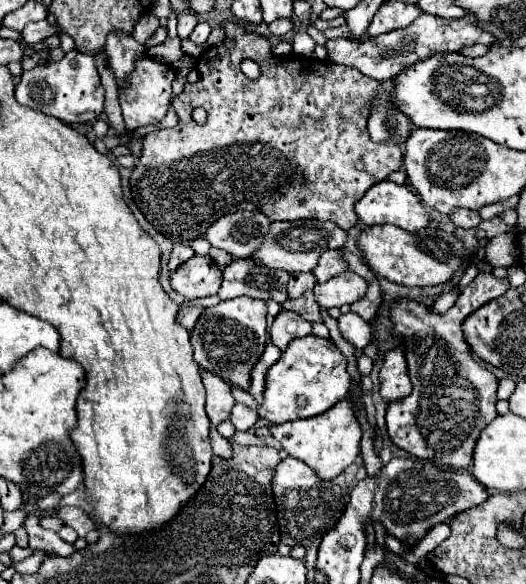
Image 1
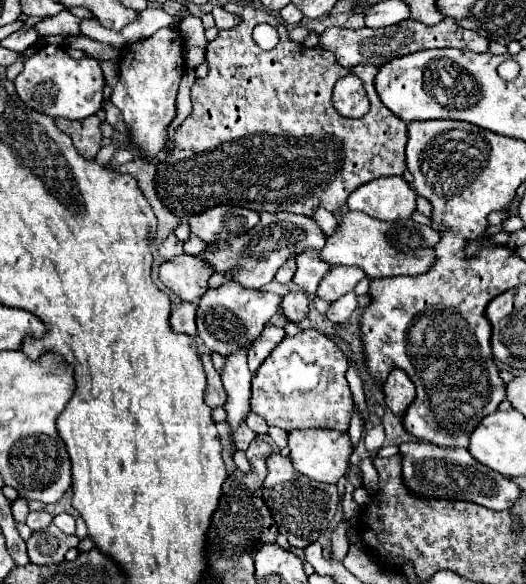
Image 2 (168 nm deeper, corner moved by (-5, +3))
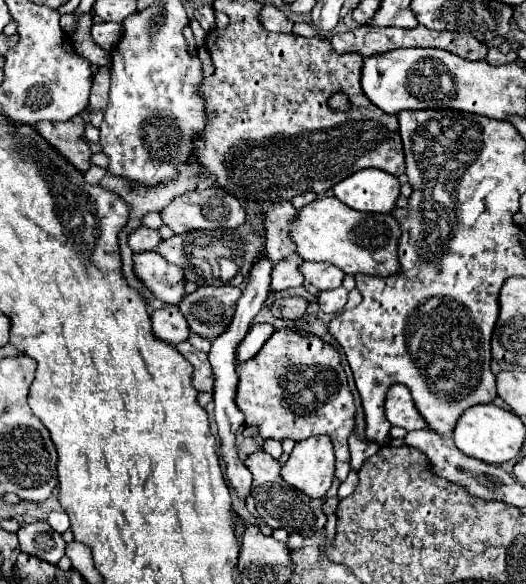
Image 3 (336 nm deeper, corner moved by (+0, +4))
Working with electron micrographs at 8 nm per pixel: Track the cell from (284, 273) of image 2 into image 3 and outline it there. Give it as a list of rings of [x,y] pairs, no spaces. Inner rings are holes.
[[[273,203],[267,213],[267,233],[269,233],[269,257],[271,263],[277,265],[283,261],[283,257],[289,257],[295,253],[297,245],[291,241],[291,225],[297,219],[299,211],[291,203]]]

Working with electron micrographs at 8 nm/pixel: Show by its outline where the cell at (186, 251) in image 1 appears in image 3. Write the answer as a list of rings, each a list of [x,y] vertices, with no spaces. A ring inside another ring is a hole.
[[[141,227],[129,235],[129,247],[137,253],[139,251],[153,251],[155,245],[159,245],[159,243],[163,243],[161,235],[153,229],[147,229],[147,227]]]

